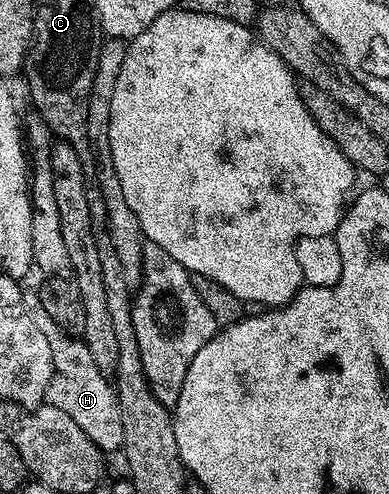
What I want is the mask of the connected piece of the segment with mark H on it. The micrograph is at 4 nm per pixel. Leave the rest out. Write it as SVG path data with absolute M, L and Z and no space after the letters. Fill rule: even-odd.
M24 289L23 299L26 310L33 319L33 324L40 330L40 333L43 333L53 355L53 376L47 385L46 403L72 417L80 425L81 430L97 444L99 450L107 454L113 450L120 451L123 447L124 432L118 398L110 379L97 368L93 354L89 352L88 346L82 342L82 339L62 330L49 316L49 312L40 302L36 289Z

